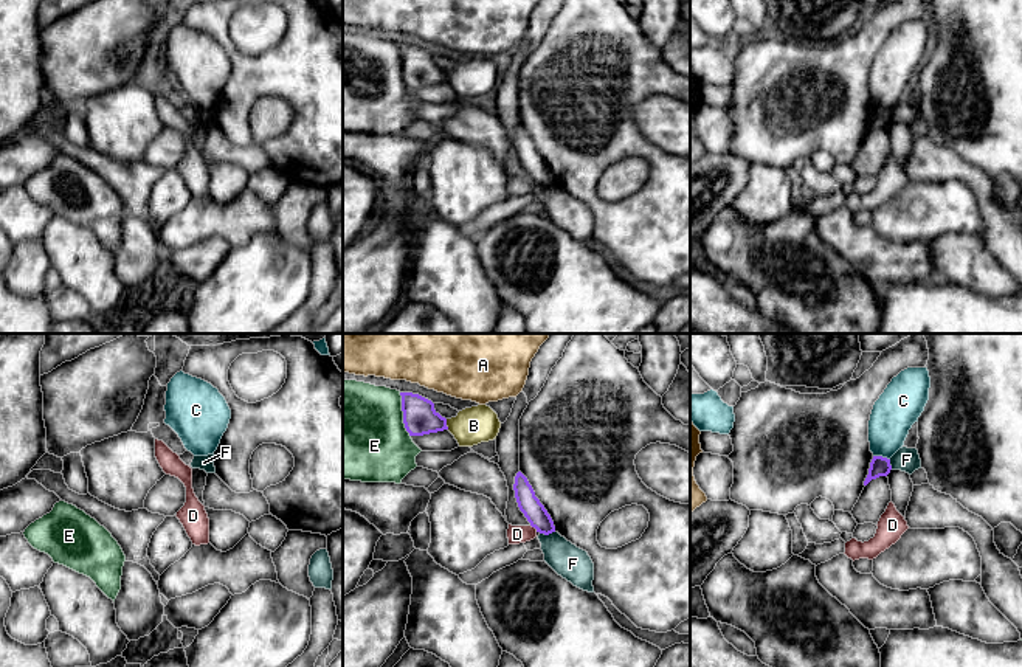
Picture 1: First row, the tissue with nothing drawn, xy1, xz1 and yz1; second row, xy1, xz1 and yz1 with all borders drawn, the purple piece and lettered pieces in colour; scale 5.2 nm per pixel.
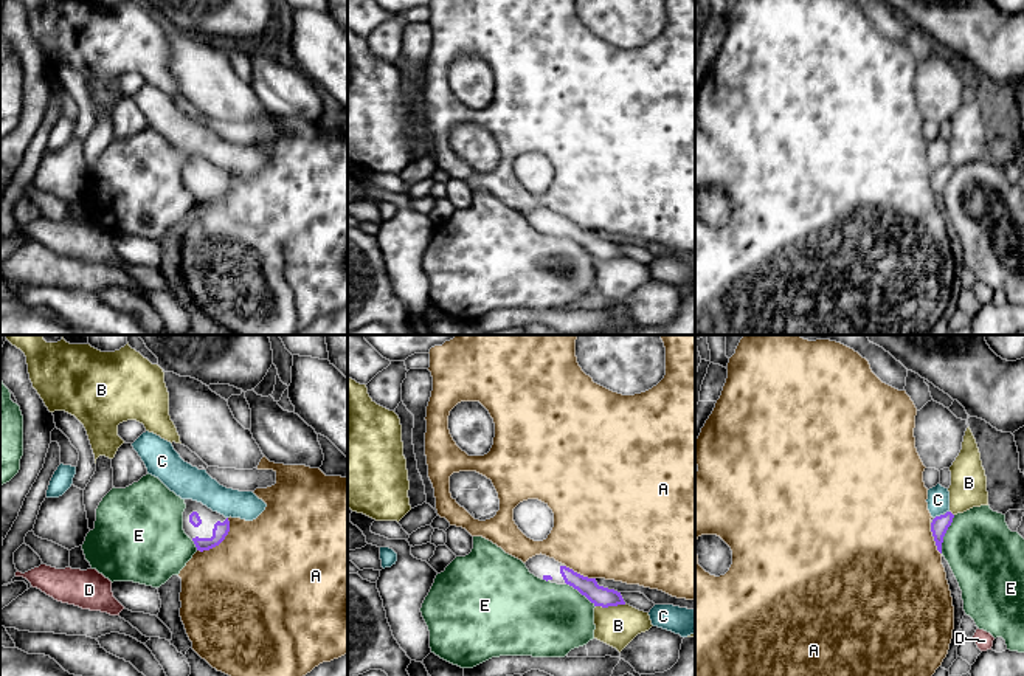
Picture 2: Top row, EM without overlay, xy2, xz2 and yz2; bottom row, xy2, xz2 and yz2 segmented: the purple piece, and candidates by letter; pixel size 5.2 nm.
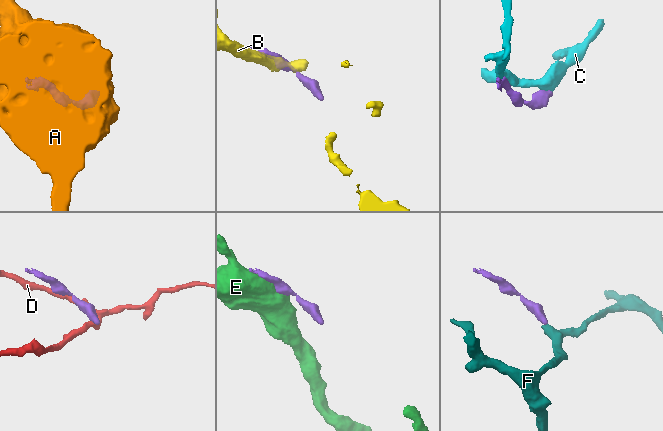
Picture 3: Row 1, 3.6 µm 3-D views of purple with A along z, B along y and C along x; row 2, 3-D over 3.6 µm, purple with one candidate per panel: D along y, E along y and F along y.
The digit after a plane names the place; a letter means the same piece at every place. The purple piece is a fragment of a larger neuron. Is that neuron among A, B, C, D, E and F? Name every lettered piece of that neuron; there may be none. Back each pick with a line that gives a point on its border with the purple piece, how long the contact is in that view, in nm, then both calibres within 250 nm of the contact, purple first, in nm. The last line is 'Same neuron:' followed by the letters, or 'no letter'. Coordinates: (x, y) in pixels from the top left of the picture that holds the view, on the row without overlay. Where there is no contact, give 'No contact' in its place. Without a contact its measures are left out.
Same neuron: no letter

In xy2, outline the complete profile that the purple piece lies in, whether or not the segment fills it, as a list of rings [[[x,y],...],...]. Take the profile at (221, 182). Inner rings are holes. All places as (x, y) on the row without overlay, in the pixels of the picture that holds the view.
[[[185,152],[183,183],[194,194],[197,203],[219,198],[230,185],[230,174],[202,155]]]

